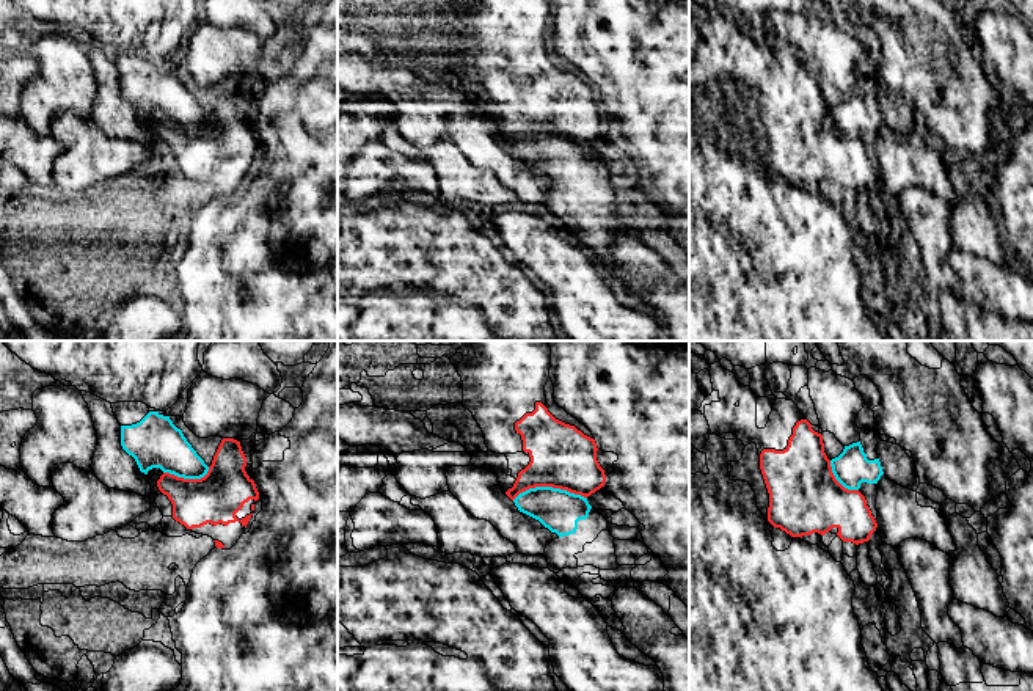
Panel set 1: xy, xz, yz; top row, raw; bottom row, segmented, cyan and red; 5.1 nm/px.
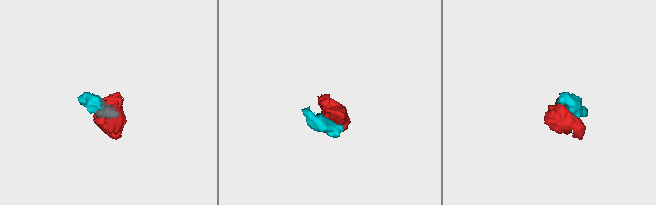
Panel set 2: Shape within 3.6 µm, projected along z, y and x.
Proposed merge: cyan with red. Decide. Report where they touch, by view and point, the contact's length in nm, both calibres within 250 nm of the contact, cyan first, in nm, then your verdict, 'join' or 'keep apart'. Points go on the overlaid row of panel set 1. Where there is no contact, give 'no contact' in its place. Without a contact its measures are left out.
xz (548, 487) | 380 nm | 220/320 nm | keep apart

